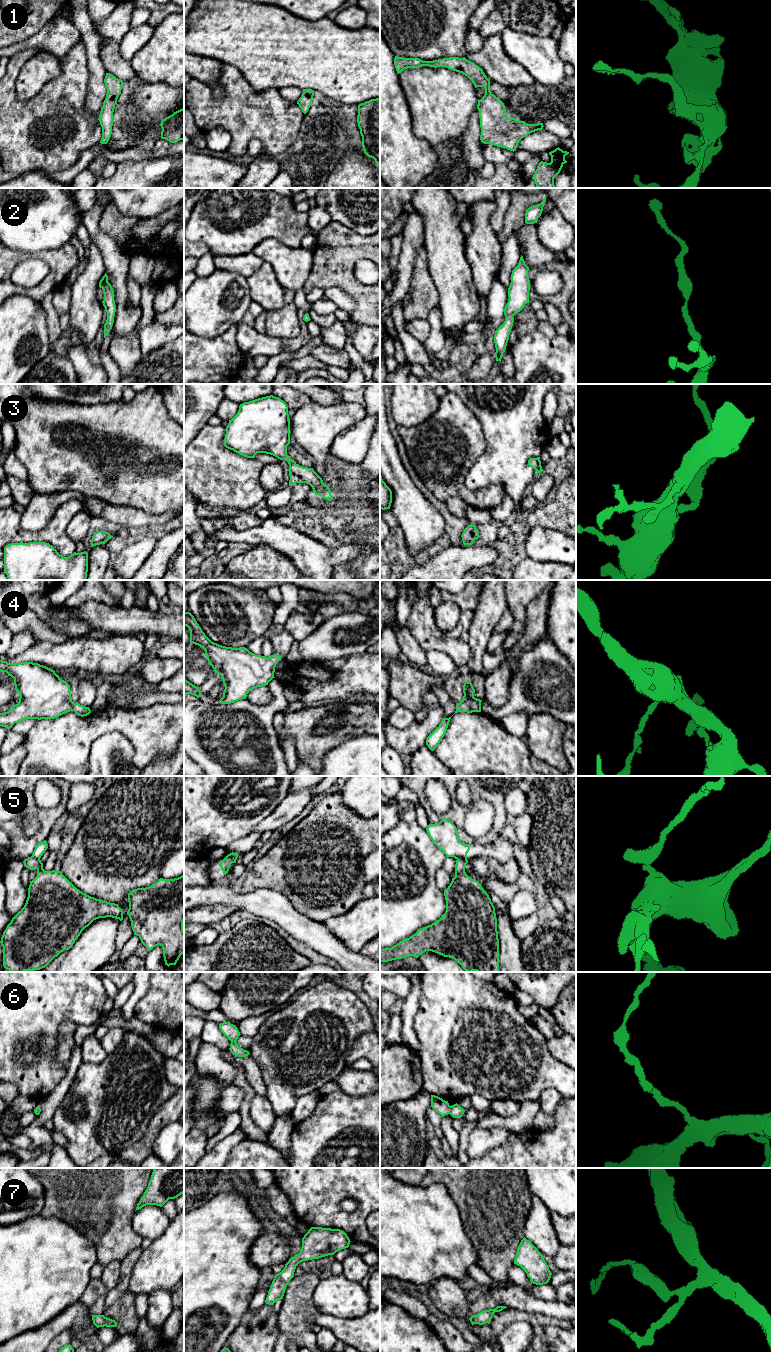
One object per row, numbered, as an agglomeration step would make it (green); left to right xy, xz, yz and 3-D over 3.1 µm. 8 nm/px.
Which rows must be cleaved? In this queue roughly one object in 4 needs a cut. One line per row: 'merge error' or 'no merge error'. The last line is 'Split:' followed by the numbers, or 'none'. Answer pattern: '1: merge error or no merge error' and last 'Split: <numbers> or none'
1: no merge error
2: no merge error
3: no merge error
4: no merge error
5: merge error
6: no merge error
7: no merge error
Split: 5

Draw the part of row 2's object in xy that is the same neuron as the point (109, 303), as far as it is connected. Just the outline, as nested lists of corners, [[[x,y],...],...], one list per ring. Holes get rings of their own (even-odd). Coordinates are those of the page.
[[[105,275],[99,282],[99,287],[103,290],[104,300],[102,301],[105,311],[107,312],[107,320],[104,324],[104,338],[109,334],[114,323],[114,316],[116,312],[116,305],[114,300],[114,290],[108,282],[108,276]]]

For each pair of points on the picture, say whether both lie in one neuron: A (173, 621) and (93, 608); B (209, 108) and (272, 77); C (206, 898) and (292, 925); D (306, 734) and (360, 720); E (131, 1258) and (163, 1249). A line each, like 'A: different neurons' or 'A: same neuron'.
A: same neuron
B: different neurons
C: same neuron
D: same neuron
E: different neurons

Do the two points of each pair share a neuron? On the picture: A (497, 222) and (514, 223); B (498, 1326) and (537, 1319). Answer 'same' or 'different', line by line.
A: different
B: same

